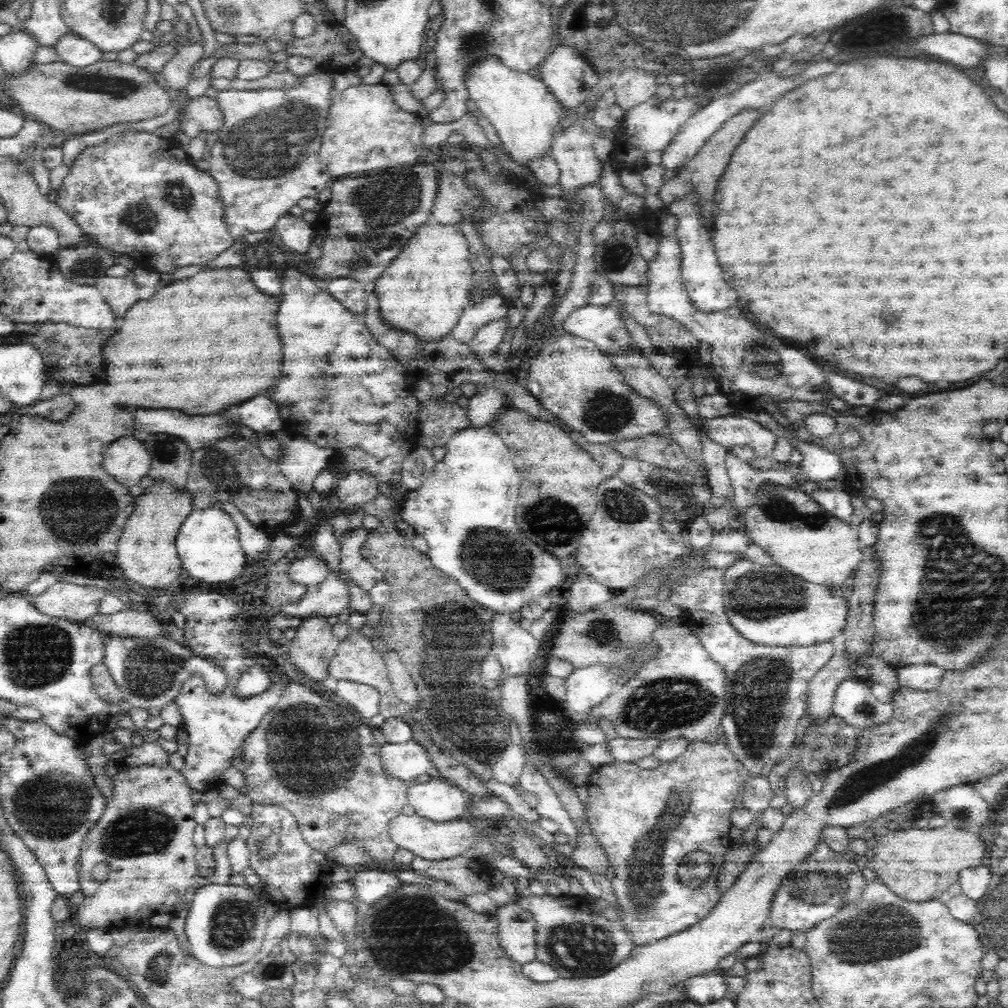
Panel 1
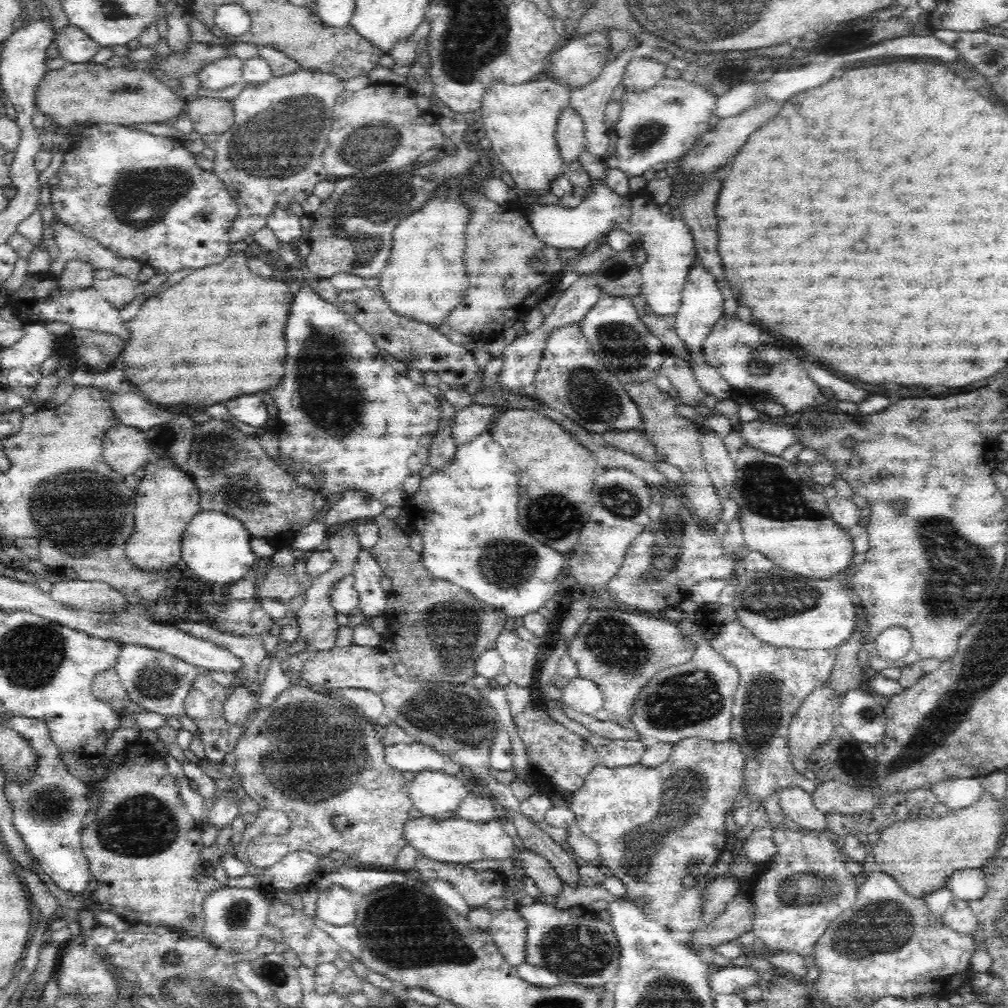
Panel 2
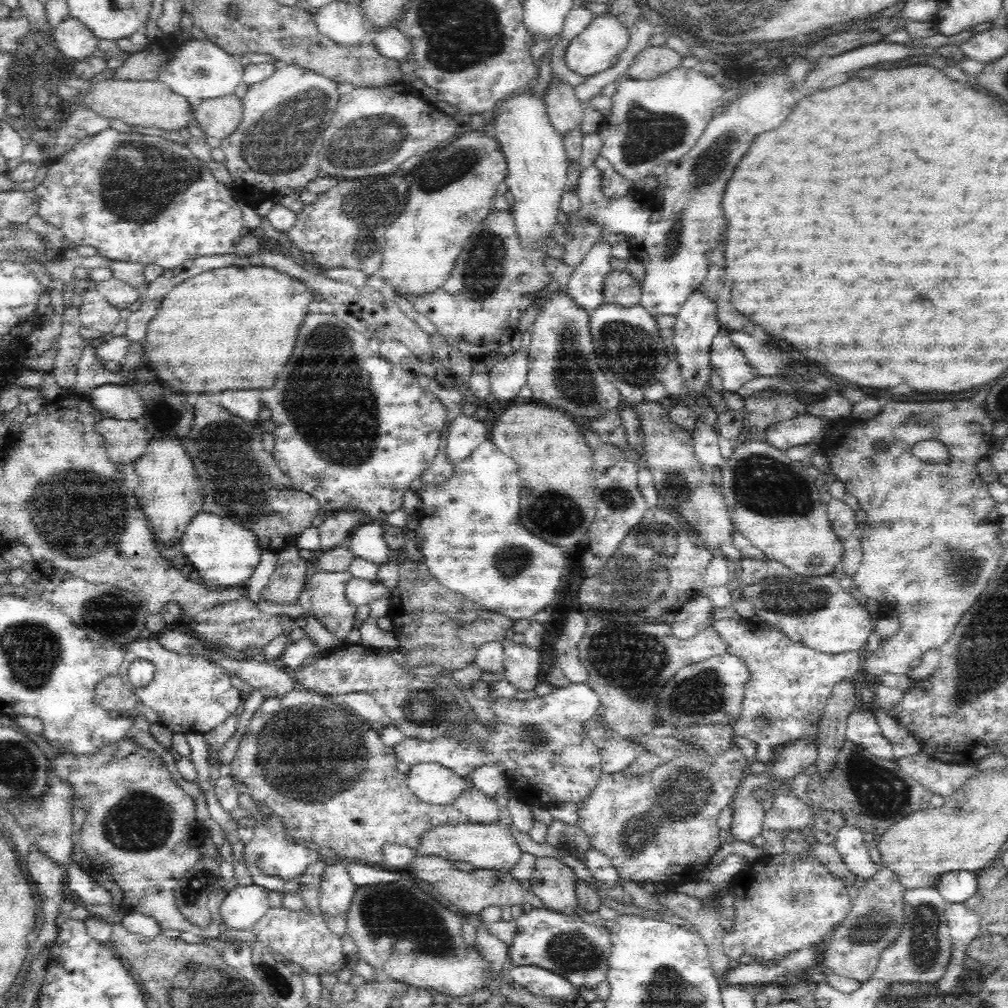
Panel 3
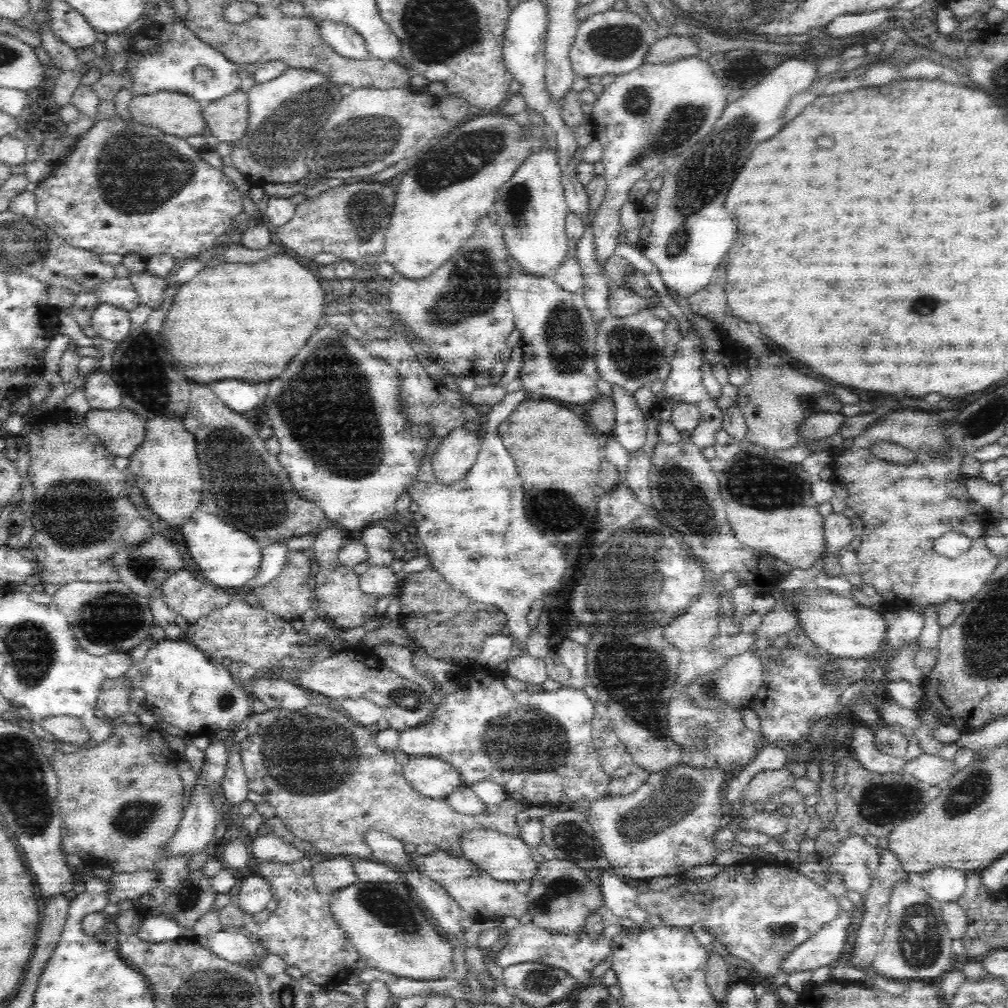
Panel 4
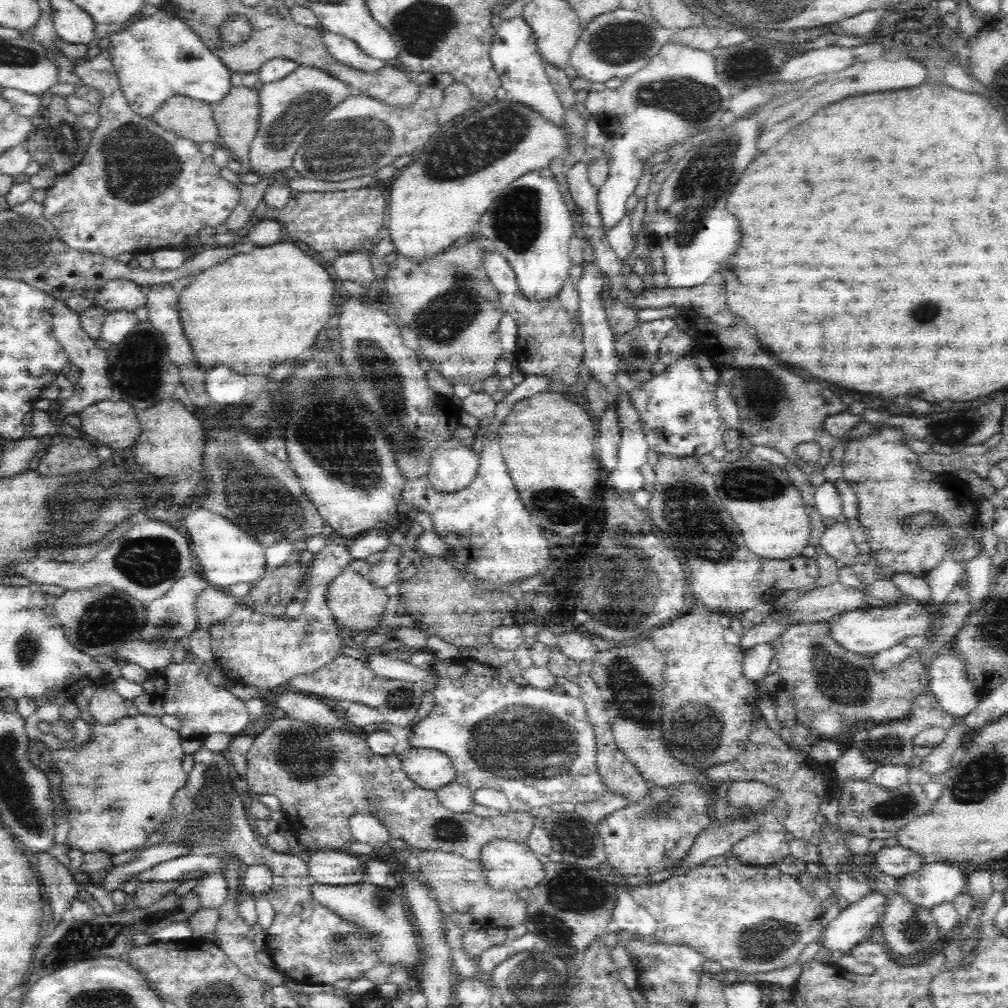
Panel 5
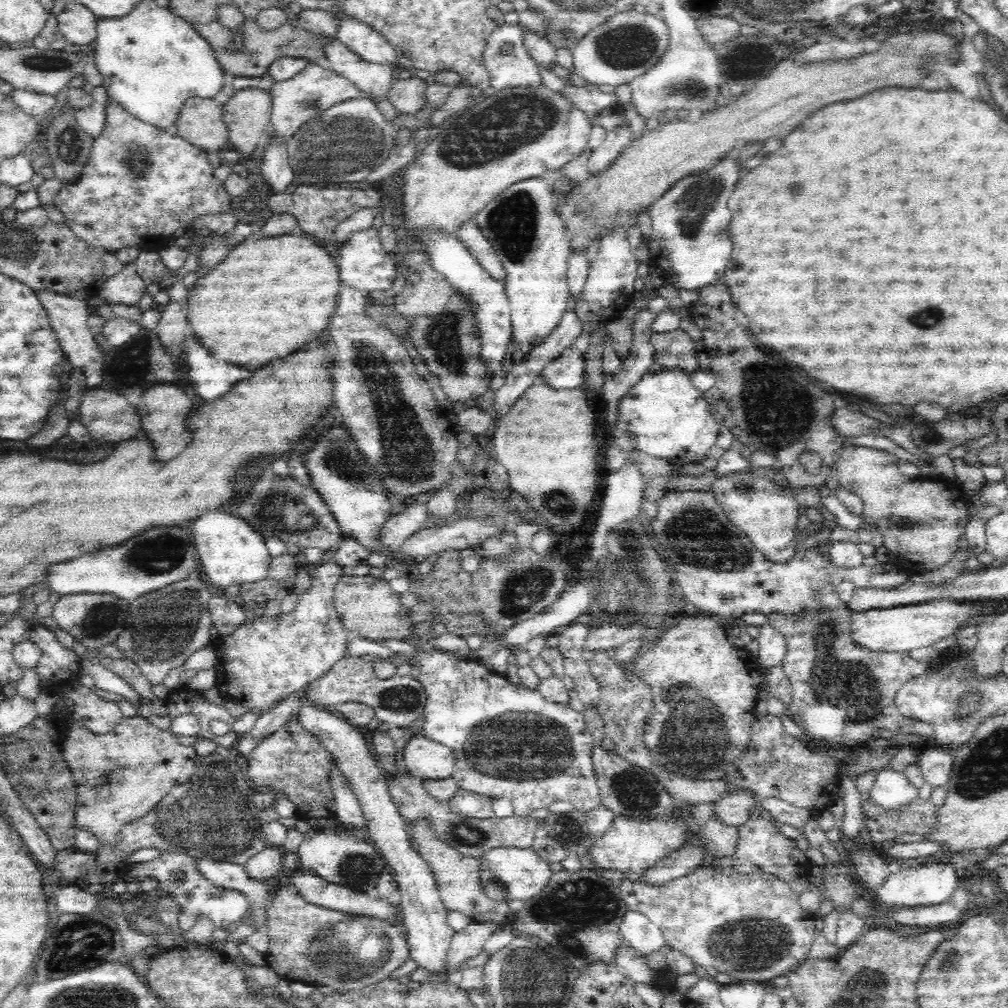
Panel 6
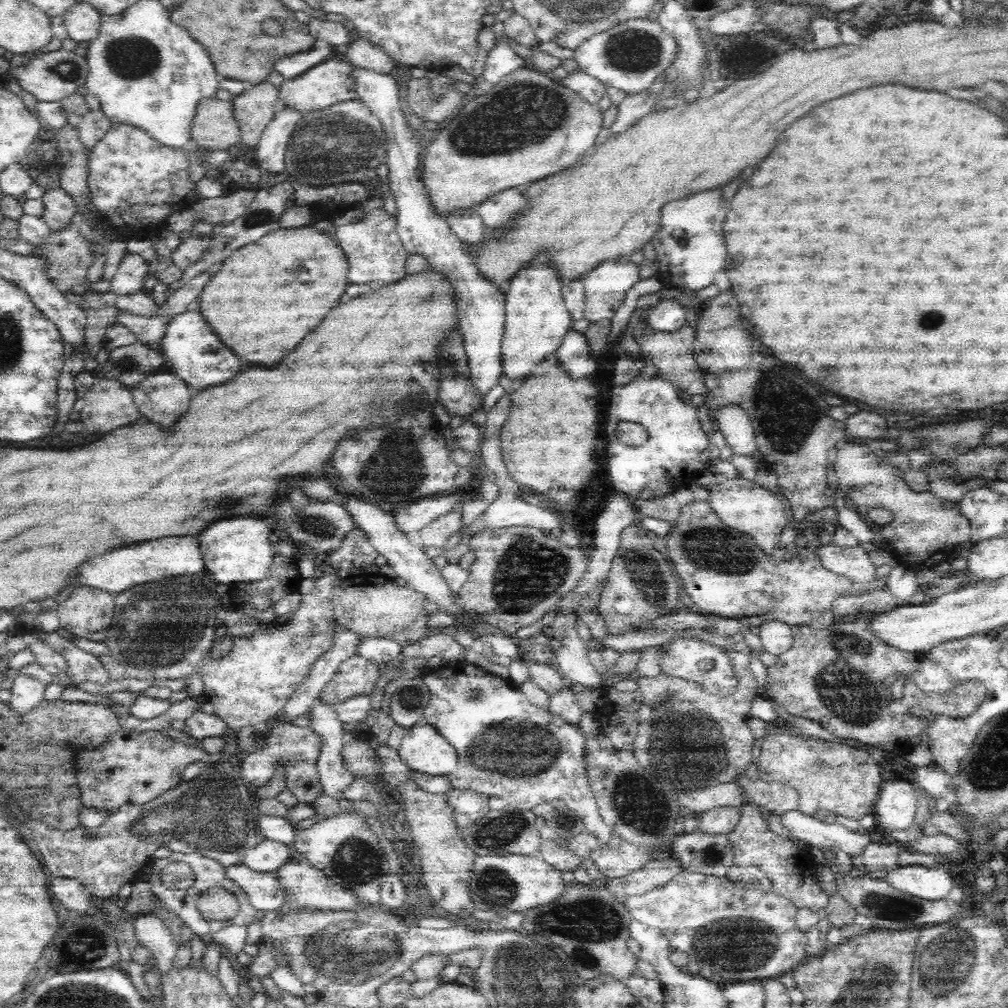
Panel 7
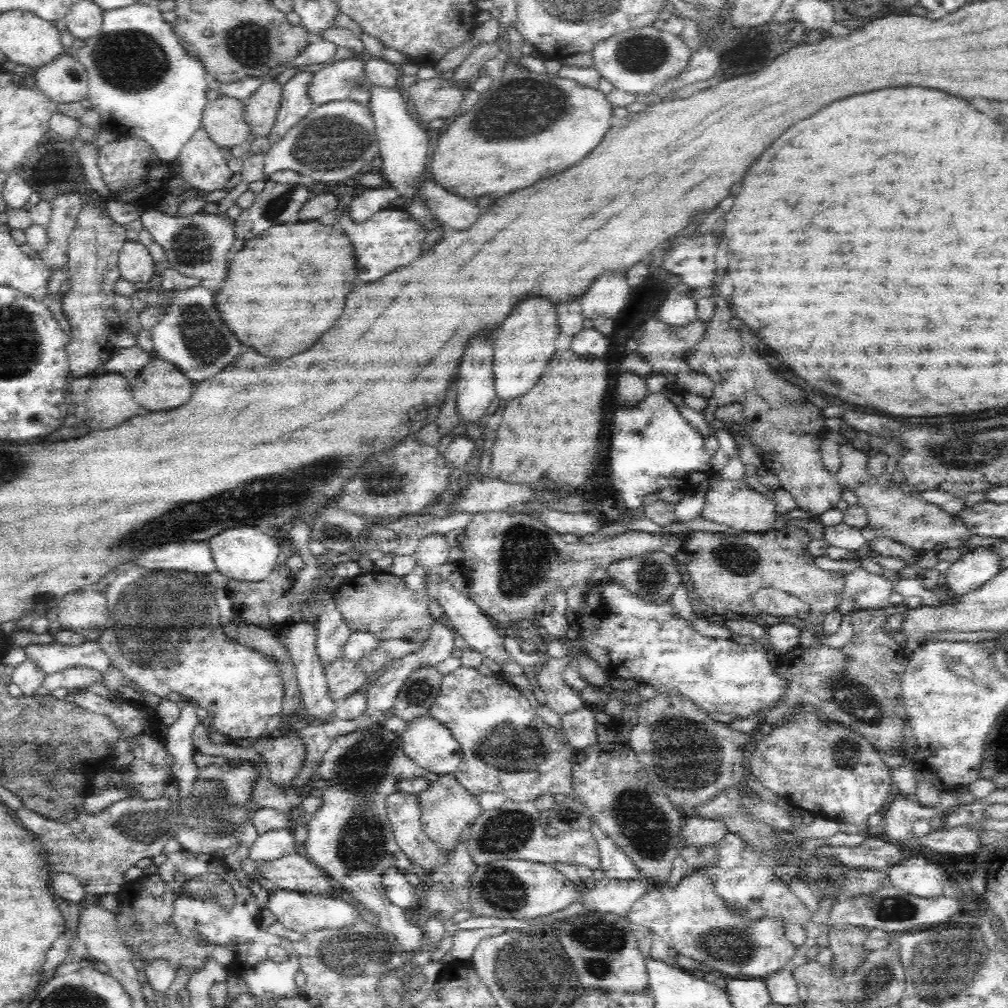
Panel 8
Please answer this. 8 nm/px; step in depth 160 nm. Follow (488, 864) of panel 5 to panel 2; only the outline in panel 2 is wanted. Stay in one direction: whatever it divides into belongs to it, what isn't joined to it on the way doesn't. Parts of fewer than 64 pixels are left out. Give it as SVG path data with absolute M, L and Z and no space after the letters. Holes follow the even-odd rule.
M422 817L408 820L404 836L420 855L448 864L467 865L477 860L516 860L519 848L512 837L505 832L504 818L486 823L472 823L462 818Z

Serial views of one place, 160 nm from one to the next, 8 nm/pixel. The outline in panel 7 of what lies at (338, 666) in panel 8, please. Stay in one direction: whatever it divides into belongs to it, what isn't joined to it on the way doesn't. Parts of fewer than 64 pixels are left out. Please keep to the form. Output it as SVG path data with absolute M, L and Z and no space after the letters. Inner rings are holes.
M356 654L352 655L339 664L334 677L319 695L320 701L334 706L359 695L370 696L382 669Z

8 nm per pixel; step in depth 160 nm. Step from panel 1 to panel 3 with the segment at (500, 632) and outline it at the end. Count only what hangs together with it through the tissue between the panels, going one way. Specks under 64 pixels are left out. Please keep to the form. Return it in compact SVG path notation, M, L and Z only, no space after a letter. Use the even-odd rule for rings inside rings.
M506 640L504 650L502 674L505 680L518 691L535 689L540 681L541 656L538 651L528 648L524 643L517 644L511 640Z

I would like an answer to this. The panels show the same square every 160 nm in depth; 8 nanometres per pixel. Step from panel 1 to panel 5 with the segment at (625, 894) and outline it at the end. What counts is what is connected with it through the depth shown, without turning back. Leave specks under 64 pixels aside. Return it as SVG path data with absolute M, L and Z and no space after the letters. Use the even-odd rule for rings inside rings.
M694 783L654 788L640 804L610 814L597 830L602 837L606 862L617 874L648 876L674 866L684 858L694 839L712 823L711 803L704 790Z

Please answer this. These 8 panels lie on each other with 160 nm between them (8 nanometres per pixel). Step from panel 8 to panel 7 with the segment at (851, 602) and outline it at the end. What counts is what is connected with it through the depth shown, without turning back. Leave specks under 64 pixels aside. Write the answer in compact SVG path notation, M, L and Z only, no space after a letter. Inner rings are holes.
M830 542L818 546L814 553L824 568L847 577L853 583L869 585L876 580L876 566L861 546L840 549Z

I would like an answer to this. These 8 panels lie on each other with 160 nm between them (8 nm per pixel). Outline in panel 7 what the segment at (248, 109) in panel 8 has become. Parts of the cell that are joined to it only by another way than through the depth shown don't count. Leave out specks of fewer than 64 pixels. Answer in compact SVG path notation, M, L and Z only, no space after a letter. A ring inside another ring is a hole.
M268 80L255 84L248 92L237 95L233 99L233 111L241 130L241 143L257 146L262 138L266 125L274 118L276 103L279 99L279 86L272 85Z

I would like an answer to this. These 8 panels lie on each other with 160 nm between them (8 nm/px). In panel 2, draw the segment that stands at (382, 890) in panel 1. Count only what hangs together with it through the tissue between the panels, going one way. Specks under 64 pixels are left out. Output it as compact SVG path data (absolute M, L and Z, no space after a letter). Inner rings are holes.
M352 864L341 865L337 868L336 872L326 873L315 884L319 890L326 890L332 884L339 884L347 888L352 893L368 894L372 890L380 887L391 885L394 882L393 872L378 872L378 870L360 870Z

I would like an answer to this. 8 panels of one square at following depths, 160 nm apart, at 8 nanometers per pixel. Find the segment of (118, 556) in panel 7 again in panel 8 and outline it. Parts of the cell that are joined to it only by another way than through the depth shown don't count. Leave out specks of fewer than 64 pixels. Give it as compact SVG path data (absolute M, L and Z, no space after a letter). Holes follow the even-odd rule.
M208 542L164 544L160 548L150 548L150 552L136 558L128 566L144 566L160 570L172 568L190 573L198 572L198 576L206 576L217 570Z

